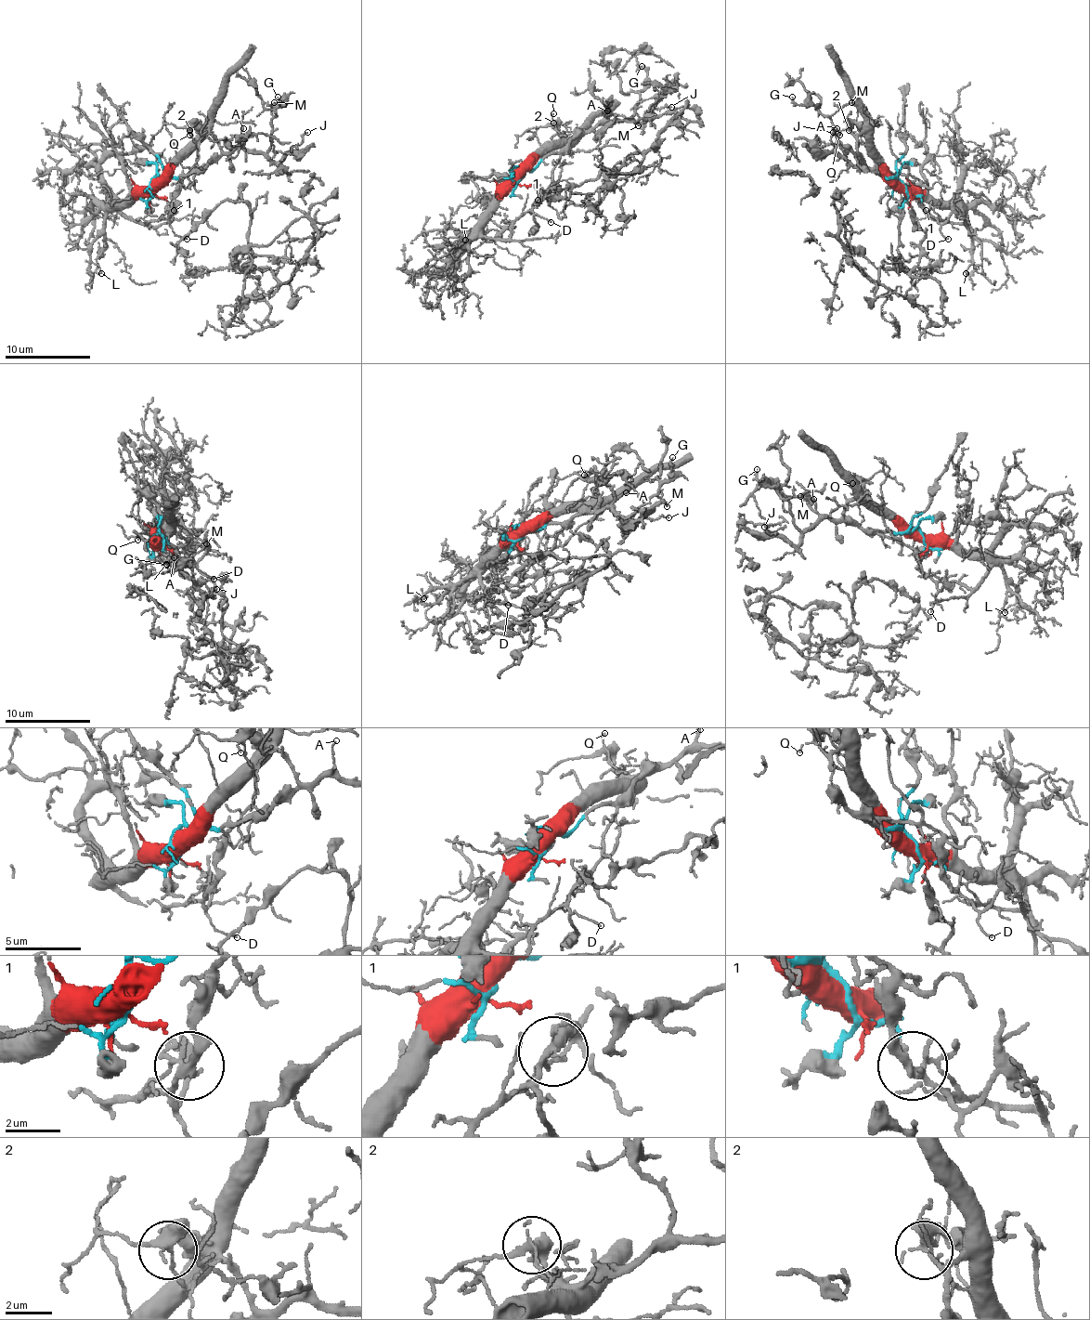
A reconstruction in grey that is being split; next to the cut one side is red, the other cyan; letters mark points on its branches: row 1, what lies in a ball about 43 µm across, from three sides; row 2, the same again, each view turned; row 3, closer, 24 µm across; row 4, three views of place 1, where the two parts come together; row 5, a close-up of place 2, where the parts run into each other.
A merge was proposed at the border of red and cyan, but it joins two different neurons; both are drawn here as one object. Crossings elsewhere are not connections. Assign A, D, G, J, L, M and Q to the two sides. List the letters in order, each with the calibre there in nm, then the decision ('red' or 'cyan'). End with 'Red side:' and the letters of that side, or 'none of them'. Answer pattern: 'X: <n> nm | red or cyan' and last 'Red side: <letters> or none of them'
A: 120 nm | cyan
D: 100 nm | cyan
G: 120 nm | cyan
J: 130 nm | cyan
L: 130 nm | red
M: 120 nm | cyan
Q: 80 nm | red
Red side: L, Q

